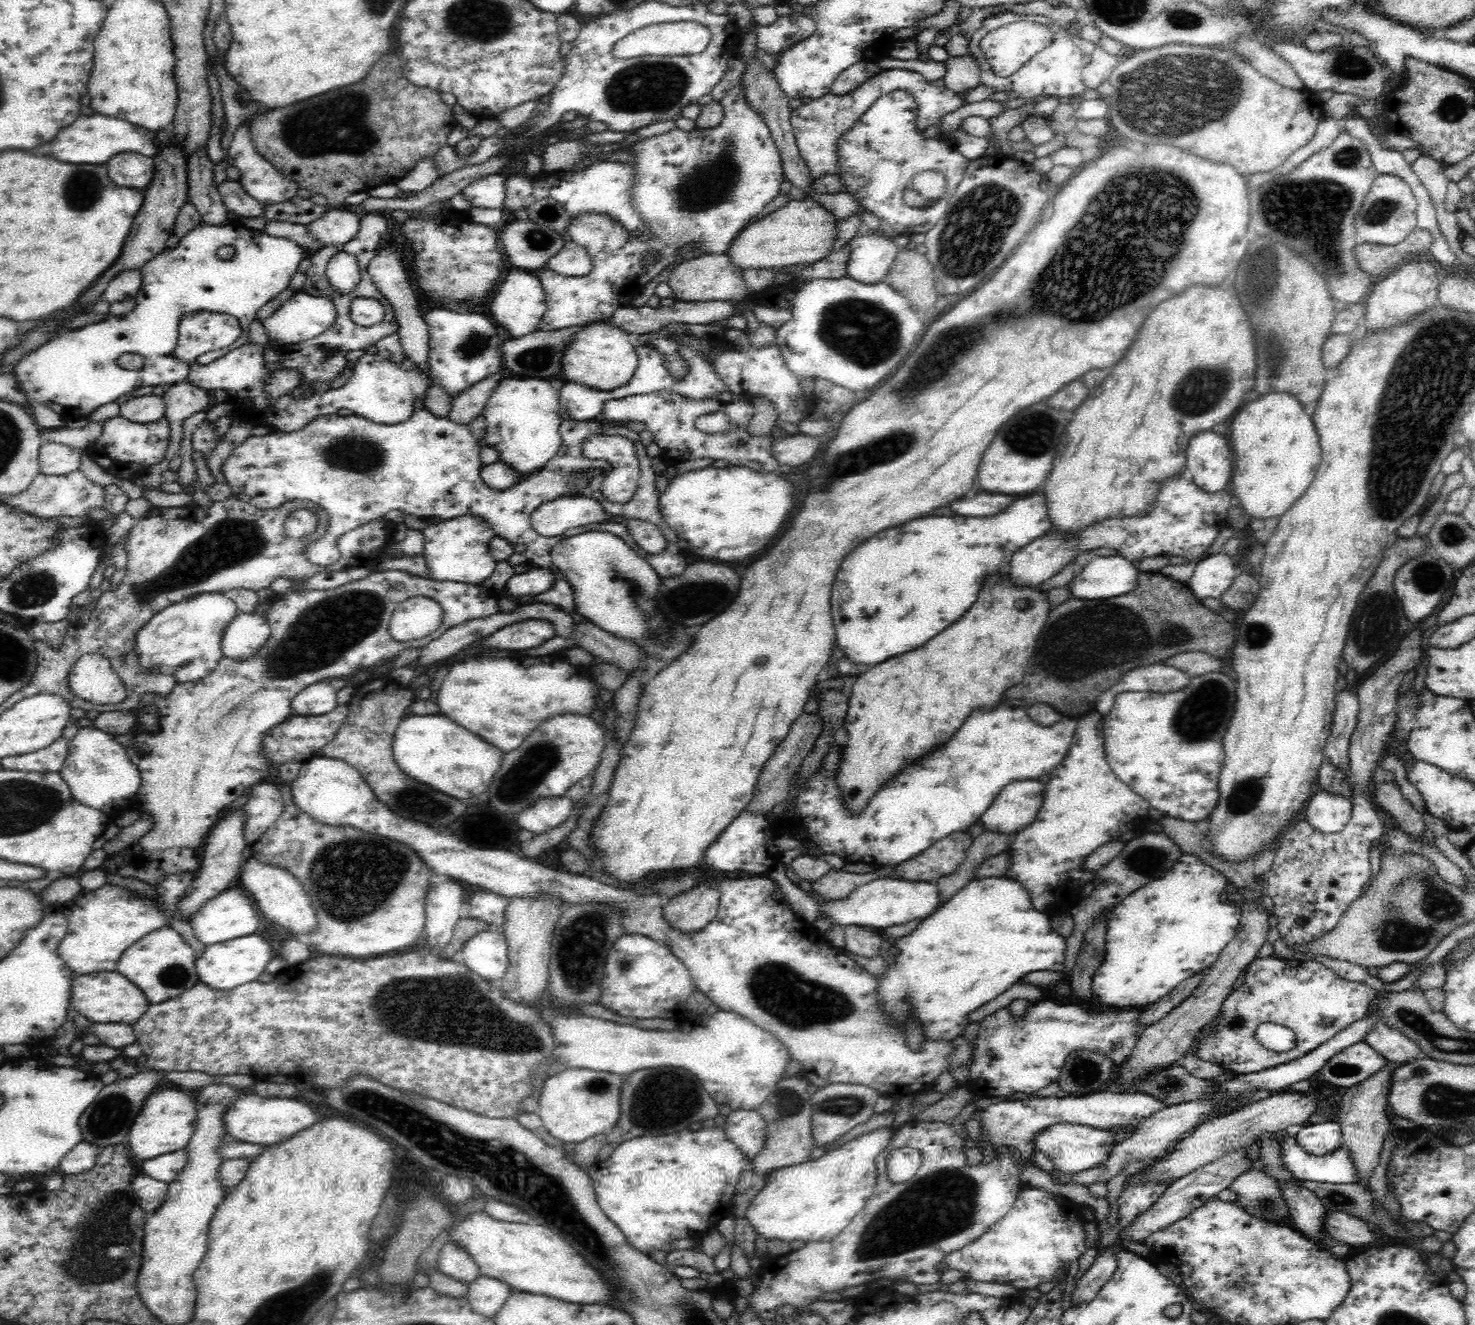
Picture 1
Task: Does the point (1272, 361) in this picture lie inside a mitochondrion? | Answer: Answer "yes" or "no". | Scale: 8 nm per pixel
yes

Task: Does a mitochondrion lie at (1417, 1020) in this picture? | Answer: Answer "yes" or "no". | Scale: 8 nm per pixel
yes

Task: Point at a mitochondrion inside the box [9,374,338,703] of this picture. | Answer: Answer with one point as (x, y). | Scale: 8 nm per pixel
(193, 566)

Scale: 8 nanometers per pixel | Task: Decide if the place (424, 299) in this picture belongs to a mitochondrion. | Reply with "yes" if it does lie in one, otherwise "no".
no

